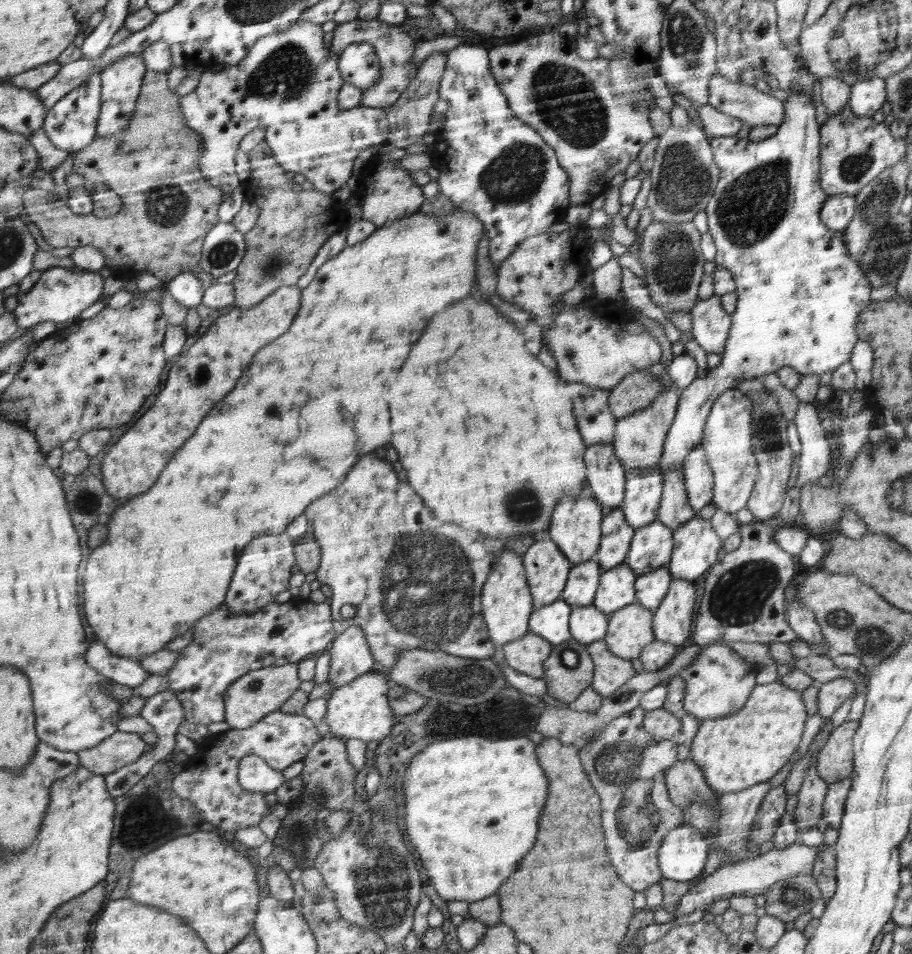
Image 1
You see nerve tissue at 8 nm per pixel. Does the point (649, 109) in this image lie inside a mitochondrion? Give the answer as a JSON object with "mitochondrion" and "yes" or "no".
{"mitochondrion":"no"}

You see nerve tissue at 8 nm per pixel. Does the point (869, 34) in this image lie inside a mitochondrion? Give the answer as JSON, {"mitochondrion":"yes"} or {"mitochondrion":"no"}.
{"mitochondrion":"yes"}

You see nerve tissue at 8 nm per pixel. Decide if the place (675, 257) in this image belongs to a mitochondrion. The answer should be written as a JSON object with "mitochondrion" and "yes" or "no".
{"mitochondrion":"yes"}

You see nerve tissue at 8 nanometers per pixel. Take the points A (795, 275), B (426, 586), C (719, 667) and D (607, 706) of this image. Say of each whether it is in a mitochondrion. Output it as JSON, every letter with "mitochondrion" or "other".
{"A":"other","B":"mitochondrion","C":"other","D":"other"}

